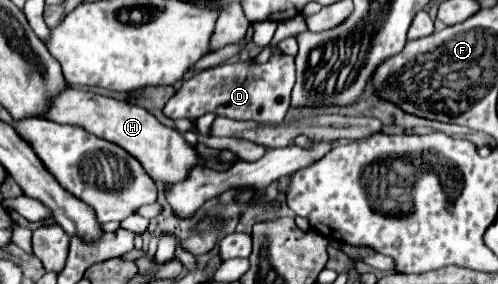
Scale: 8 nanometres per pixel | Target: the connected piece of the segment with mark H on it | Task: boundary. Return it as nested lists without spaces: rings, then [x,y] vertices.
[[[66,87],[64,91],[52,97],[52,103],[48,103],[48,109],[42,113],[42,117],[62,125],[82,127],[84,131],[100,139],[116,143],[118,147],[128,151],[134,159],[138,159],[144,171],[160,185],[184,181],[192,165],[202,165],[202,159],[196,155],[194,147],[188,145],[176,129],[162,125],[144,107],[138,107],[126,101],[118,101],[118,99],[76,89],[76,87]]]

